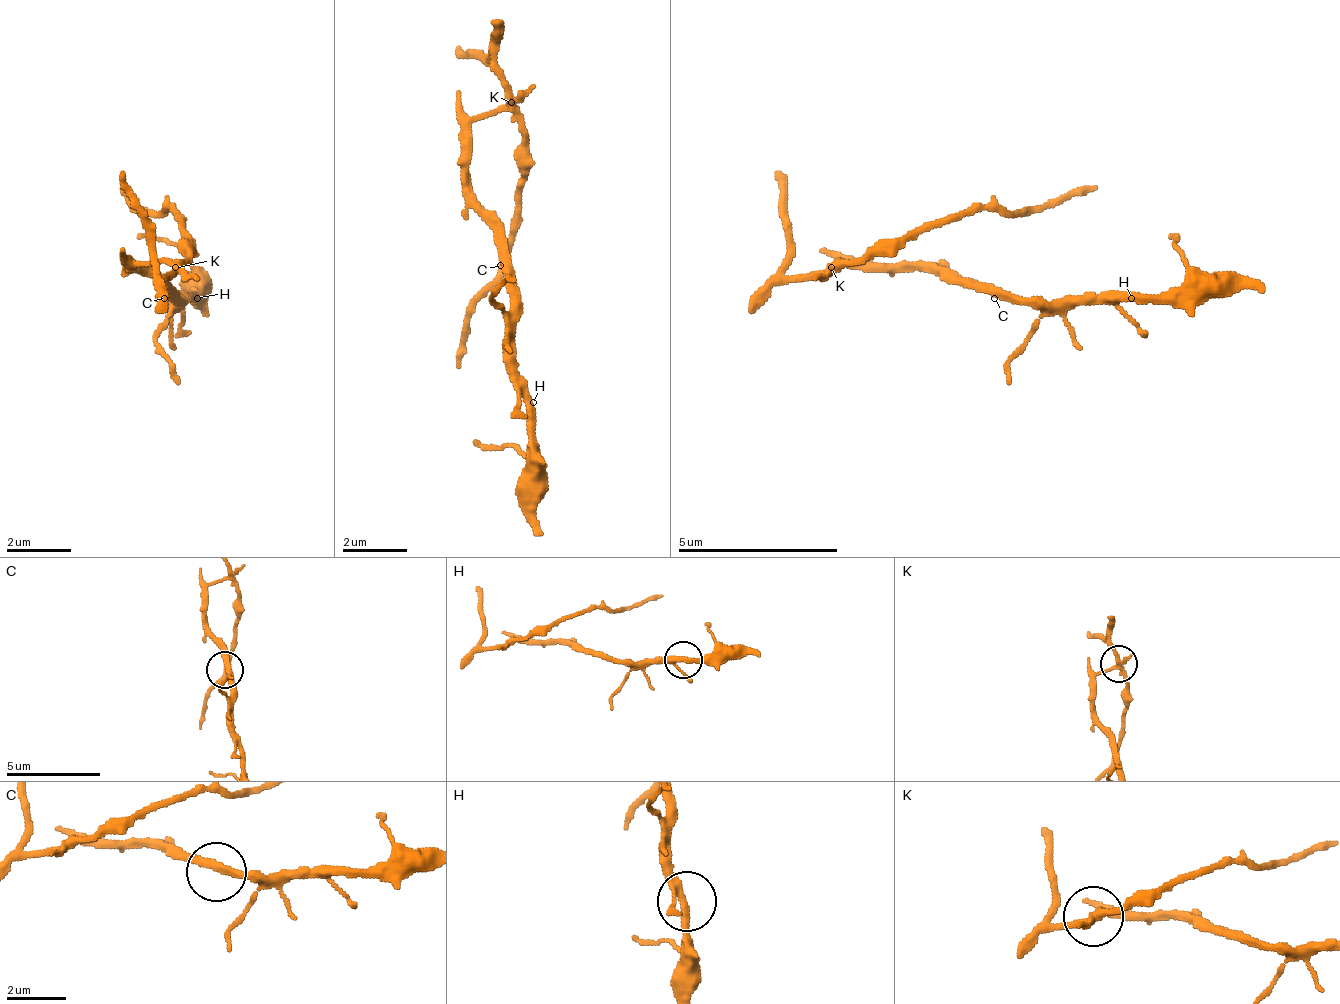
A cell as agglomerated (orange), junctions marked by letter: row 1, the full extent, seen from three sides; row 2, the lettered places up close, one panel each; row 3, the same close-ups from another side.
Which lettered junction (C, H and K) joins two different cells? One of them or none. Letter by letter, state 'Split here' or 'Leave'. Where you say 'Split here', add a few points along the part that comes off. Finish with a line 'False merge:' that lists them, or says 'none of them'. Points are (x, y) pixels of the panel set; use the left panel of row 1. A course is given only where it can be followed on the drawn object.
C: Leave
H: Leave
K: Split here. Course of the part to remove: (173, 265), (189, 241), (173, 209), (140, 209), (124, 185)
False merge: K

